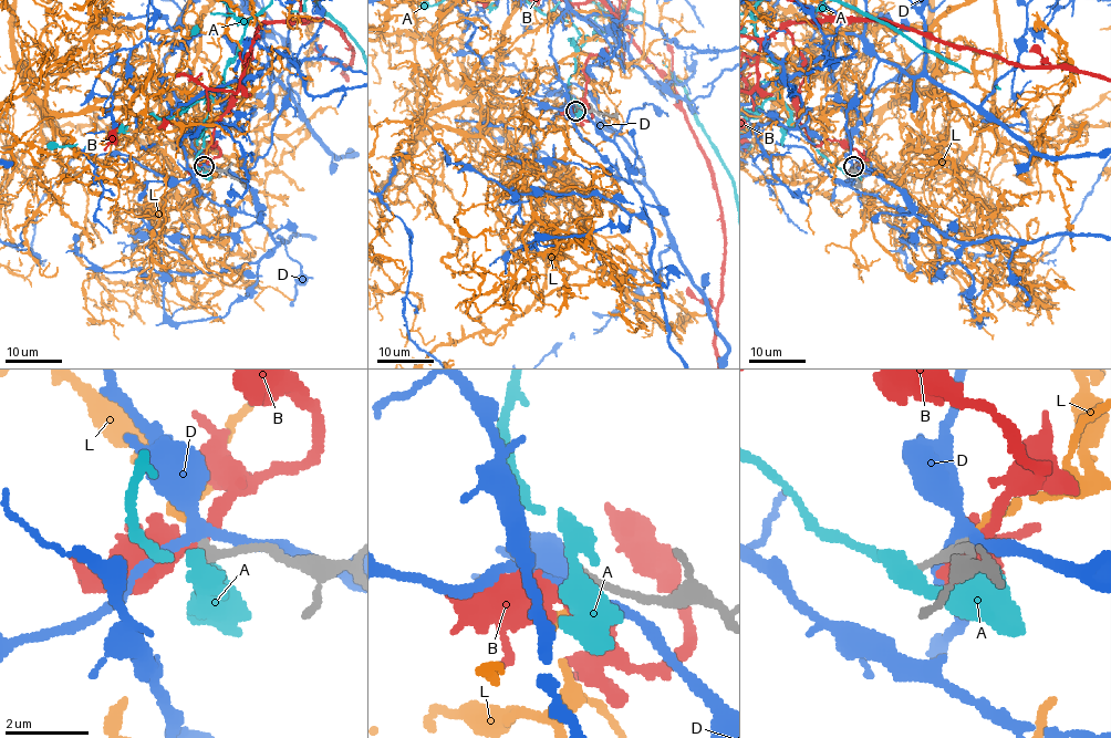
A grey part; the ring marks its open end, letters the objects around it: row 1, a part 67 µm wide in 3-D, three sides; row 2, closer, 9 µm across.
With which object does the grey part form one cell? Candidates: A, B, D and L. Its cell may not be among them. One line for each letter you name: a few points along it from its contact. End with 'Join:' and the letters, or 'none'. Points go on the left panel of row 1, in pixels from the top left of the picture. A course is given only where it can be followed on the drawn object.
Join: L

